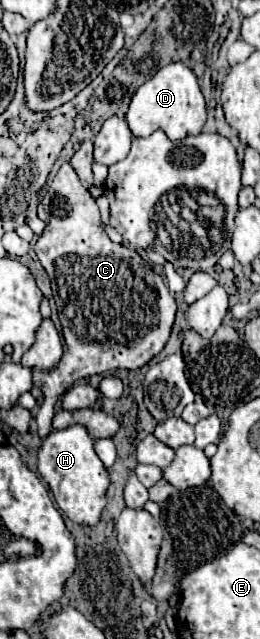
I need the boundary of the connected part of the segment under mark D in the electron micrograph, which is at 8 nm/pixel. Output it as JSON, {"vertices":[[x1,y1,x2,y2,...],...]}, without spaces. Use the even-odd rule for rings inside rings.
{"vertices":[[183,63,165,65,137,89,125,119,135,137,149,137,157,129,163,129,173,141,199,135,207,119,207,109,195,73]]}

